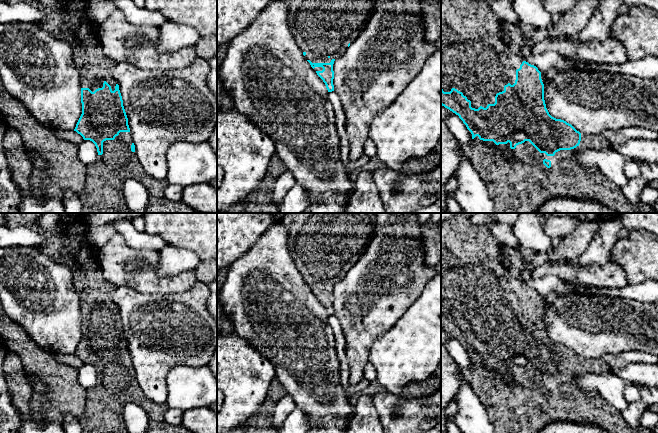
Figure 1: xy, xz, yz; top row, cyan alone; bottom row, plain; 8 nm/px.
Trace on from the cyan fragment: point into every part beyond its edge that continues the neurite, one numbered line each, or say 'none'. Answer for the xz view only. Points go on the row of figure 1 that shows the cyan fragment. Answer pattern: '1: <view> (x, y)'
1: xz (321, 28)

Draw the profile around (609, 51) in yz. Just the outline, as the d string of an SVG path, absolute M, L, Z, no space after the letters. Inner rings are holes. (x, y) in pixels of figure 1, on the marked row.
M609 37L602 42L576 43L569 40L545 39L533 45L534 55L555 51L575 63L593 64L622 64L628 60L625 47Z

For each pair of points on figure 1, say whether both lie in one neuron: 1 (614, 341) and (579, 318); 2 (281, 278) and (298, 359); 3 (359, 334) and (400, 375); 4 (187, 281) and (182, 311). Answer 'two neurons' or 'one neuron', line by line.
1: one neuron
2: one neuron
3: two neurons
4: two neurons

